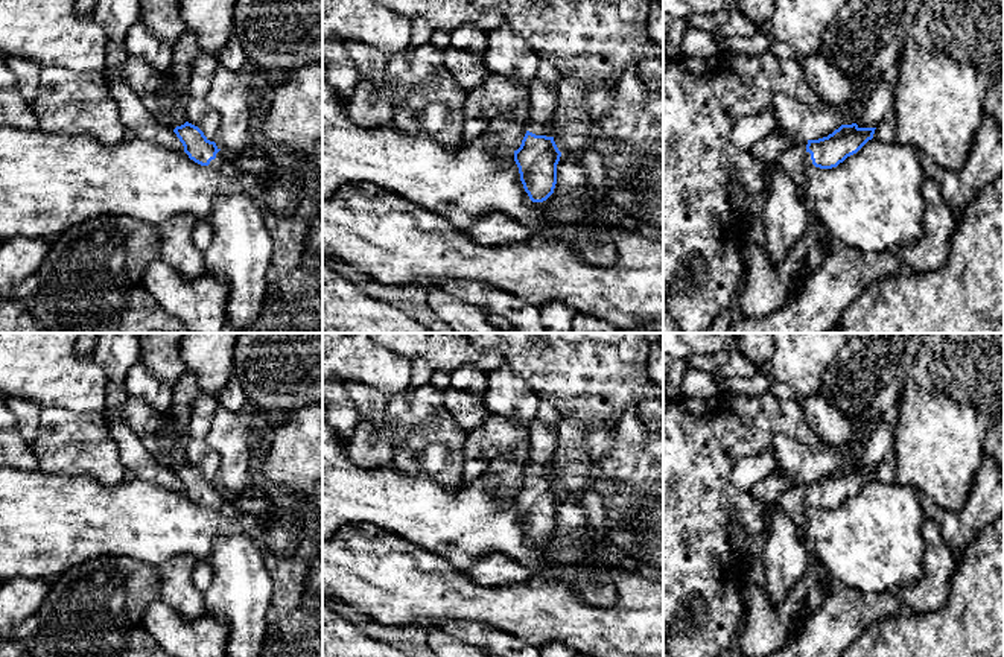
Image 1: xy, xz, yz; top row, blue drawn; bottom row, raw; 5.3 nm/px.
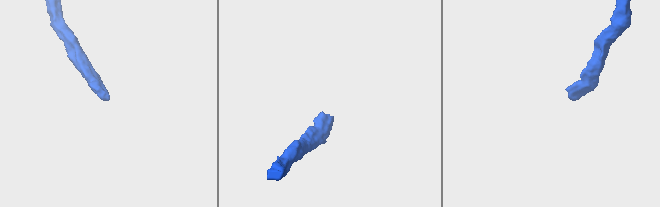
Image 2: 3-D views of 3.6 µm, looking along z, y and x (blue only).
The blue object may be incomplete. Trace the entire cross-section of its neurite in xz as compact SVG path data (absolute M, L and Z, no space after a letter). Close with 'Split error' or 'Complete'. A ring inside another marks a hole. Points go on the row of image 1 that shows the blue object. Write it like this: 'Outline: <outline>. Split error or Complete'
Outline: M529 122L522 144L514 151L520 181L532 202L546 201L557 184L561 152L554 141L552 126Z. Split error

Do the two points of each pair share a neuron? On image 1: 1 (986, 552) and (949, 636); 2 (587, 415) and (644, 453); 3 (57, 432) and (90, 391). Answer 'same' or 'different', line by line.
1: same
2: different
3: different

